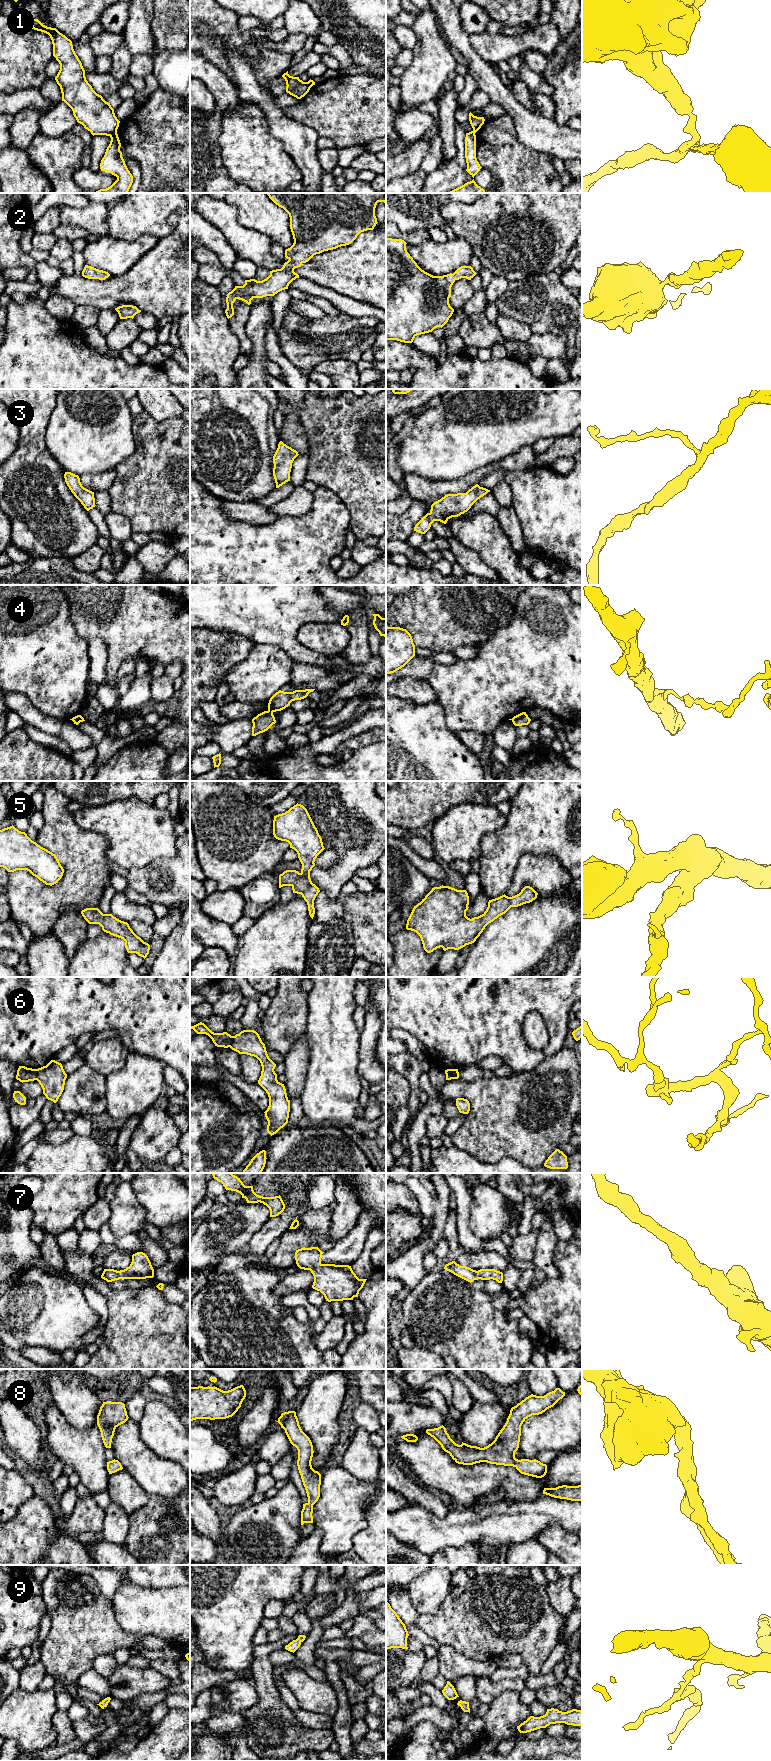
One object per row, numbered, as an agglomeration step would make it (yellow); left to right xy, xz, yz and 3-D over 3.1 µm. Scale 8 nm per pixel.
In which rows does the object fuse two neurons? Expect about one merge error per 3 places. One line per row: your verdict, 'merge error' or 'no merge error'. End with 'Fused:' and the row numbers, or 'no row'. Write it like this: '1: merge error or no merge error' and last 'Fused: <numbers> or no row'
1: merge error
2: no merge error
3: no merge error
4: merge error
5: no merge error
6: merge error
7: no merge error
8: no merge error
9: no merge error
Fused: 1, 4, 6

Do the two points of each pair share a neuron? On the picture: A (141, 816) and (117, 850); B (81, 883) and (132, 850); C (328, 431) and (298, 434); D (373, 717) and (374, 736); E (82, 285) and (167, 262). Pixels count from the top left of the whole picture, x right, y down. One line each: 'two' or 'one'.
A: one
B: two
C: two
D: two
E: one

